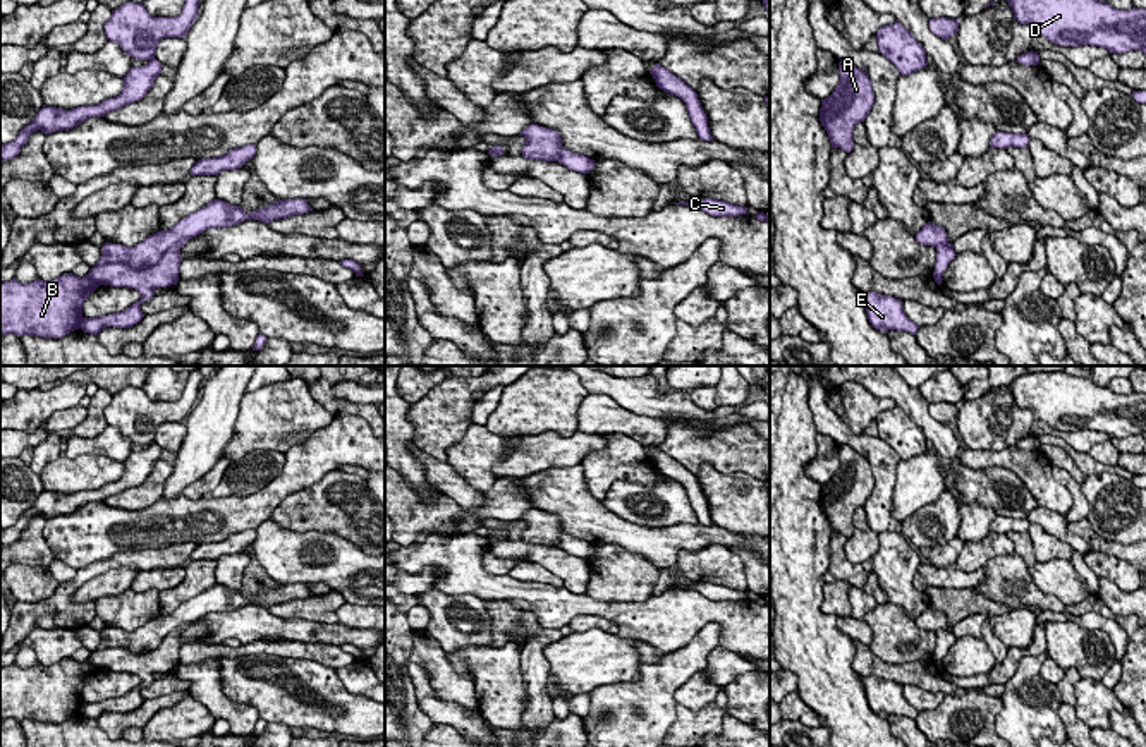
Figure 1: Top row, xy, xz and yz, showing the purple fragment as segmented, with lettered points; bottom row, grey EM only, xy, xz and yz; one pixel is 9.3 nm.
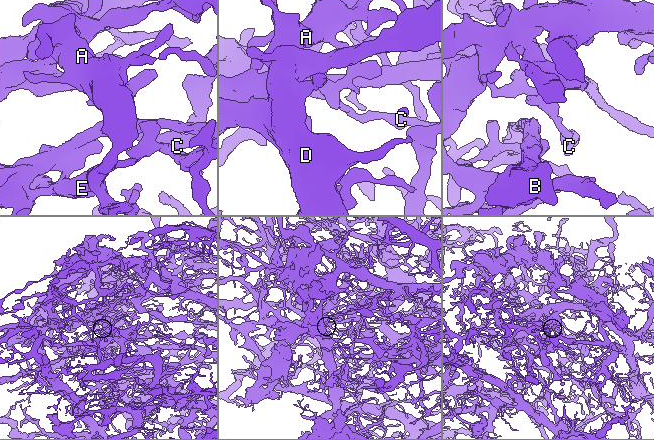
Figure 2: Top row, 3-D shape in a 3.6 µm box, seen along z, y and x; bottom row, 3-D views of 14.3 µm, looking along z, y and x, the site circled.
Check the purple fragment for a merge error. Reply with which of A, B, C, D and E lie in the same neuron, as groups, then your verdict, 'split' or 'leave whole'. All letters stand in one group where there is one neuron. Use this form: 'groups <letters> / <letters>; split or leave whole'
groups A C D E / B; split

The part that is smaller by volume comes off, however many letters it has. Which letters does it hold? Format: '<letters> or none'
B

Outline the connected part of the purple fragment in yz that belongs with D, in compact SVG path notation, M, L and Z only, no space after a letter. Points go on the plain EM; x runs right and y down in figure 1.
M1065 371L1031 373L1007 385L1014 402L1058 431L1101 431L1146 440L1146 393L1119 395Z

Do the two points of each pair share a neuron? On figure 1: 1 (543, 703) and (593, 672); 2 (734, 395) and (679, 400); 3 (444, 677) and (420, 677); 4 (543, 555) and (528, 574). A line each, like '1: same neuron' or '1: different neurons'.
1: different neurons
2: different neurons
3: different neurons
4: different neurons

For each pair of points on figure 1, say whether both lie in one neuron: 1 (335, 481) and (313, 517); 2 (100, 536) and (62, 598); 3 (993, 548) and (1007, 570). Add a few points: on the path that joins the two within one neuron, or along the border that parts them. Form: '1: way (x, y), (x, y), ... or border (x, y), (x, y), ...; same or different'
1: way (335, 490), (320, 509); same
2: border (119, 552), (76, 569); different
3: border (1012, 552), (995, 558); different

